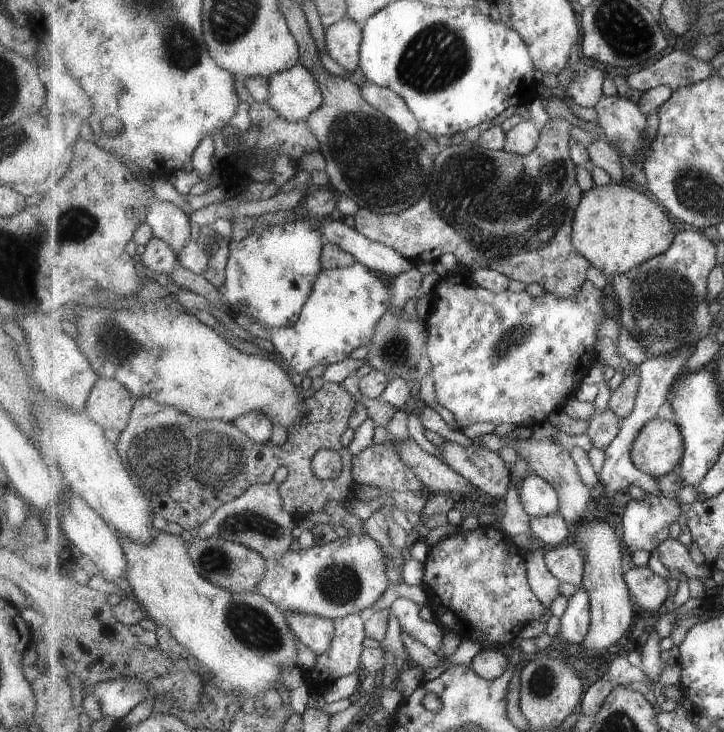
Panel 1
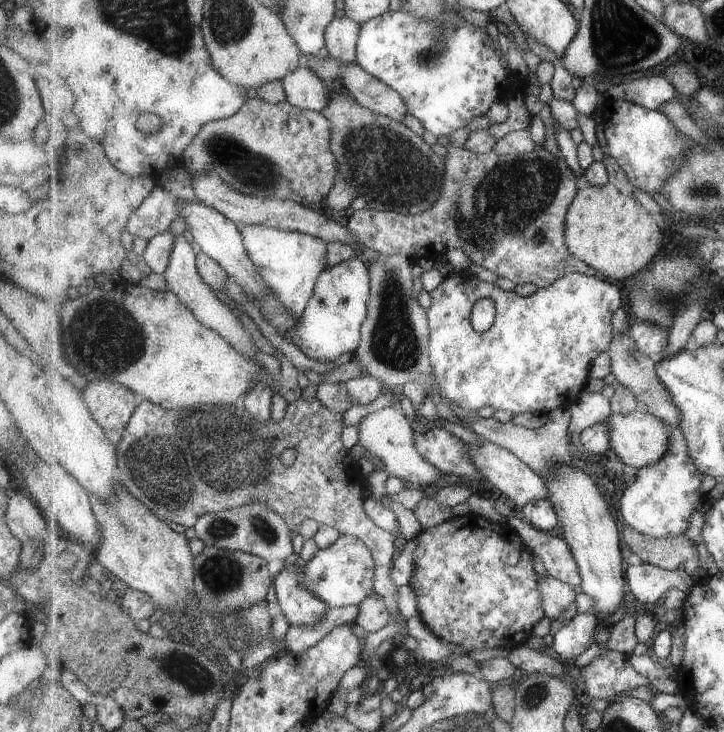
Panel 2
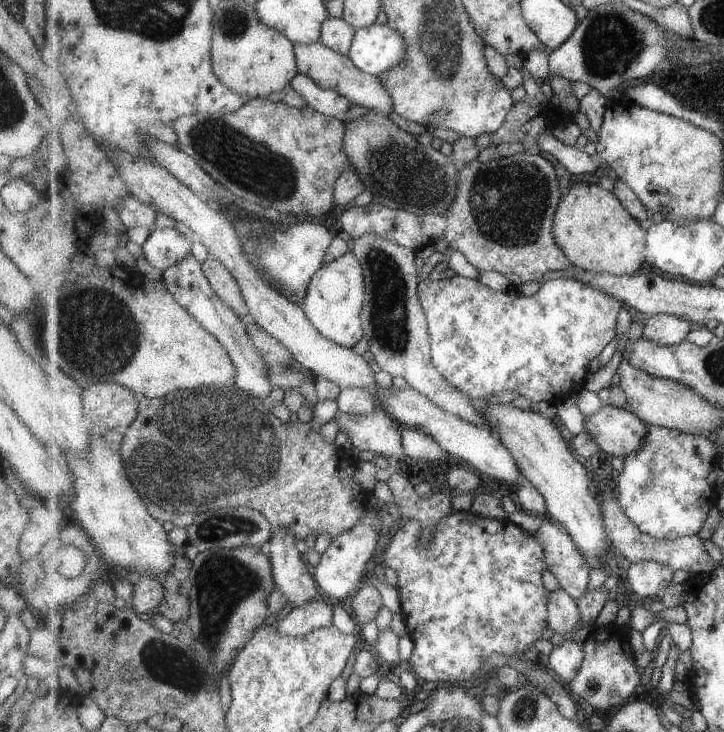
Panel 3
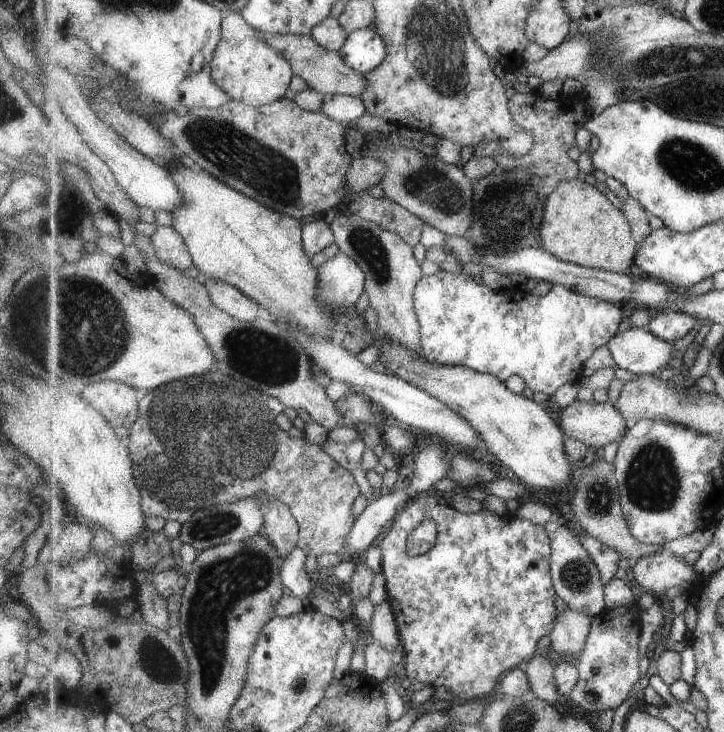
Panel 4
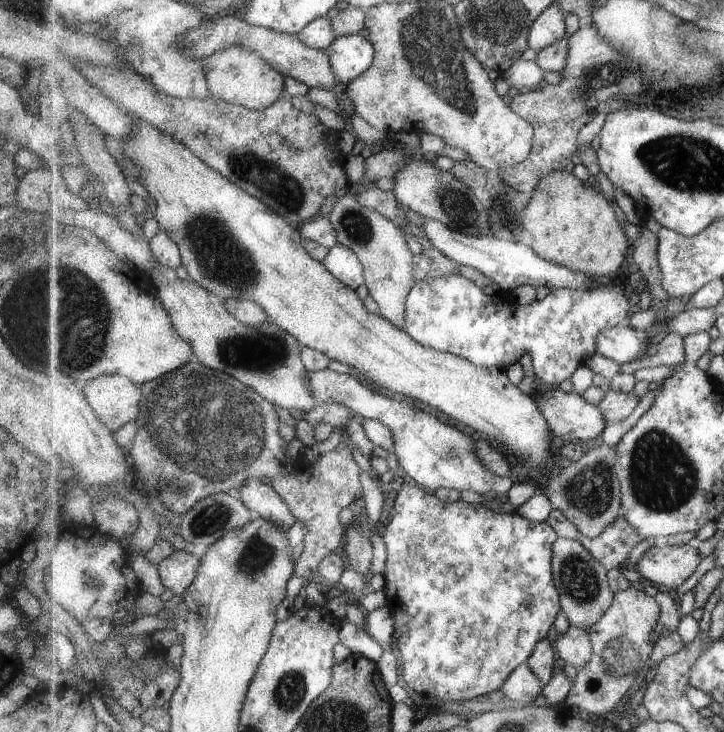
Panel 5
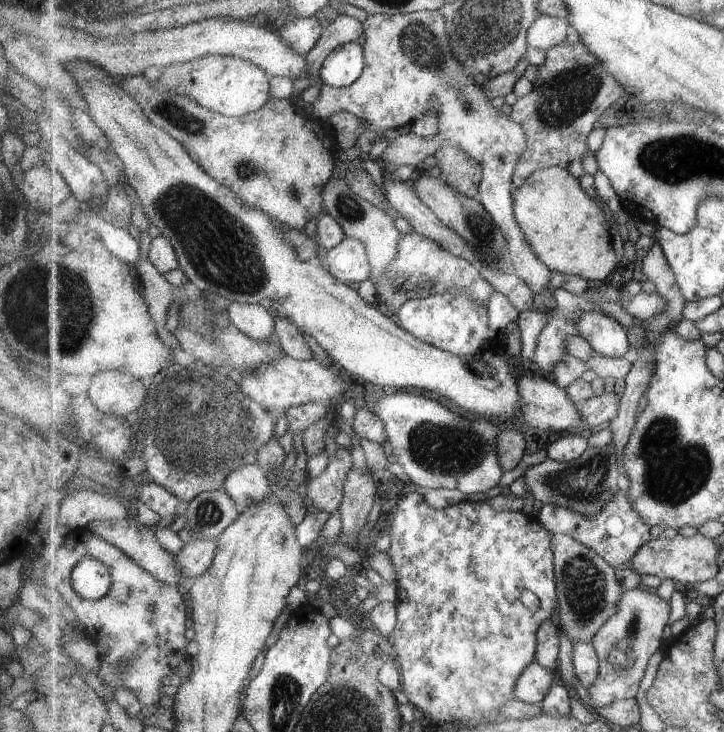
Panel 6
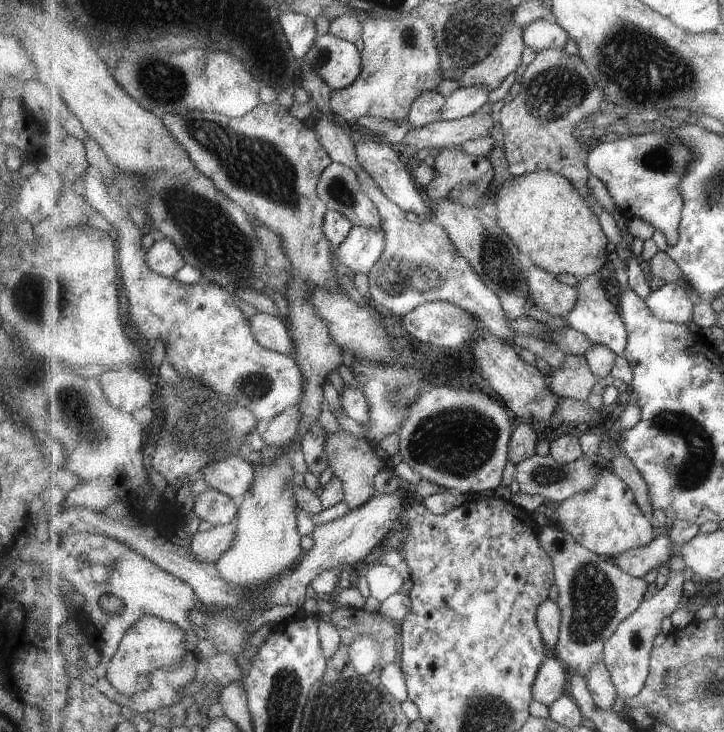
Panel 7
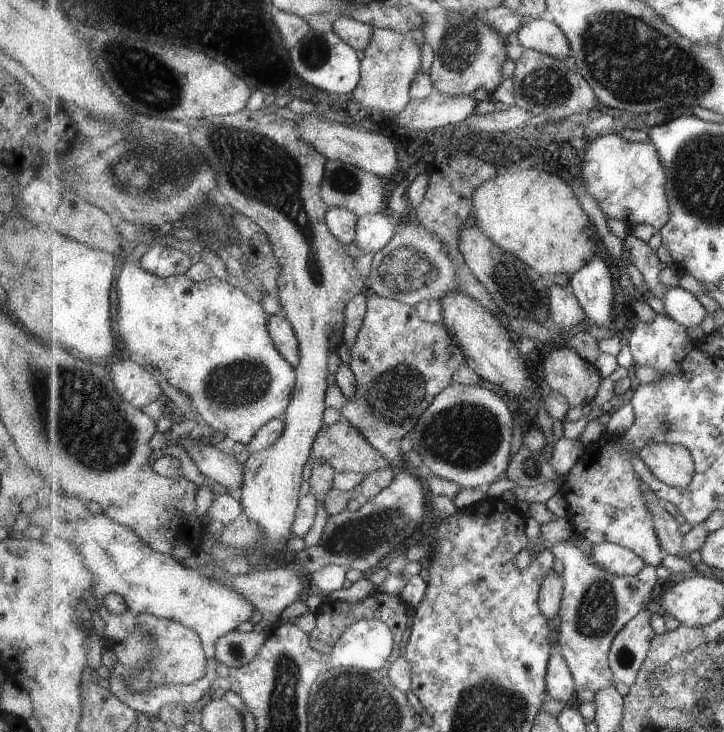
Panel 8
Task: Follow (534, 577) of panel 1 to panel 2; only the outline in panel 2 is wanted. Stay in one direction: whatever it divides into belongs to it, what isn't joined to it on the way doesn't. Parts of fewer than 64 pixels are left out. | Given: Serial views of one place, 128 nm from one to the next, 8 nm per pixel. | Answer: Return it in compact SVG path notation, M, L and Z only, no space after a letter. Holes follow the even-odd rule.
M550 575L539 578L539 584L544 612L551 621L559 618L577 598L577 592L573 587Z

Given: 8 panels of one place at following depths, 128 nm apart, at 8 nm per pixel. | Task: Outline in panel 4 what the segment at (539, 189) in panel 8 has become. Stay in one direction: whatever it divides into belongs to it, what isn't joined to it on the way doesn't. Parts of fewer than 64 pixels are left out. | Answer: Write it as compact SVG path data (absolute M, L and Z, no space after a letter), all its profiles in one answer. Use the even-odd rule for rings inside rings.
M579 177L577 179L566 181L559 184L559 187L555 191L551 191L551 194L548 199L548 204L546 207L546 214L544 219L543 227L541 228L541 237L542 237L542 248L549 252L551 255L554 255L556 258L560 260L581 266L581 267L590 267L593 269L604 269L607 271L612 271L613 273L633 273L636 272L635 263L636 263L636 255L638 249L640 248L640 244L635 240L635 236L632 230L632 225L629 223L627 217L619 210L601 190L597 190L592 186L591 179L586 179L584 177Z

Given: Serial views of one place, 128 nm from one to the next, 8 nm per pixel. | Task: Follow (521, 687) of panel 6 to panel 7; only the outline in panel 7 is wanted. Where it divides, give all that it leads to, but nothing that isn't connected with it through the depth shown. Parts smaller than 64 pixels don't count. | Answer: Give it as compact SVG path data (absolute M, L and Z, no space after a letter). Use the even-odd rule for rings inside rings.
M548 655L533 684L533 698L549 706L563 696L565 684L569 682L569 670L564 662L555 655Z

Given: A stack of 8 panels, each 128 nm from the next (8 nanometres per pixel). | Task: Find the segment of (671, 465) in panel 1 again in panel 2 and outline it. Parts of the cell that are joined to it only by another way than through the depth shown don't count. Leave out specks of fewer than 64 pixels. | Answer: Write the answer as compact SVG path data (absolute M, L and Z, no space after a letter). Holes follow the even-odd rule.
M643 409L629 415L612 414L607 424L611 430L611 449L625 465L639 470L656 464L669 453L675 428Z

